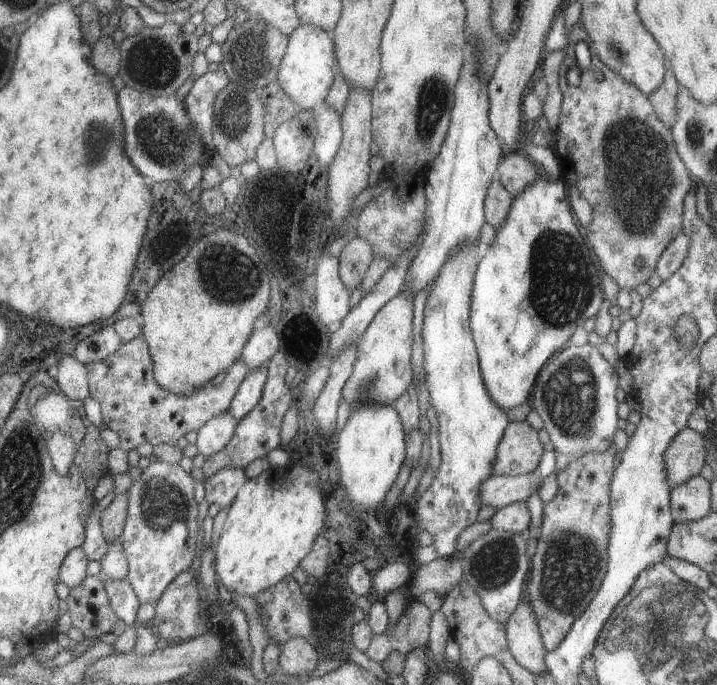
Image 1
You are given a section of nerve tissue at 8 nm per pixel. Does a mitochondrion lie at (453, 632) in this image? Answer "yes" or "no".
no

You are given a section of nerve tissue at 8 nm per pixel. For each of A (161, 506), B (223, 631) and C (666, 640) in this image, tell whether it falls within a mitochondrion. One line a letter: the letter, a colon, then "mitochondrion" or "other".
A: mitochondrion
B: other
C: mitochondrion

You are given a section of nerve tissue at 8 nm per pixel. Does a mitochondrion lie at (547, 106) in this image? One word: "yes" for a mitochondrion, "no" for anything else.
no

